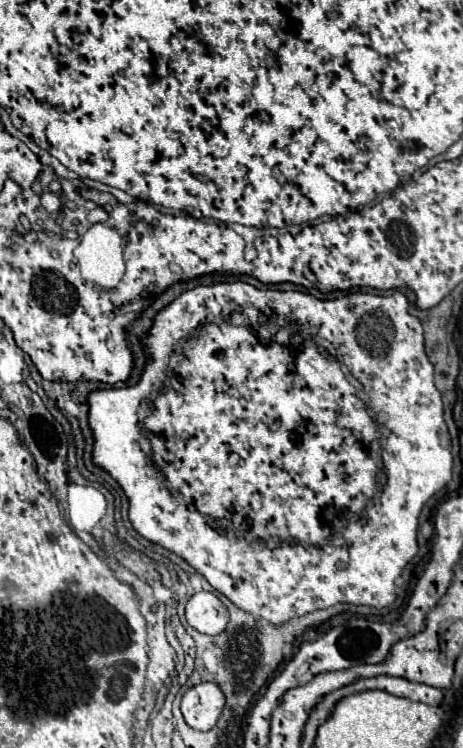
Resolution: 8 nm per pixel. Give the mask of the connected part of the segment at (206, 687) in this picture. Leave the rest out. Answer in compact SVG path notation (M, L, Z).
M200 683L182 697L184 721L196 731L210 731L224 709L224 701L224 693L218 685Z

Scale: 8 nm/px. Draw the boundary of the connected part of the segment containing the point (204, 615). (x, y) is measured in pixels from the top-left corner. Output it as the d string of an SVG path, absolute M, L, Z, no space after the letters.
M200 591L186 605L186 621L198 633L220 635L228 625L228 609L214 593Z

